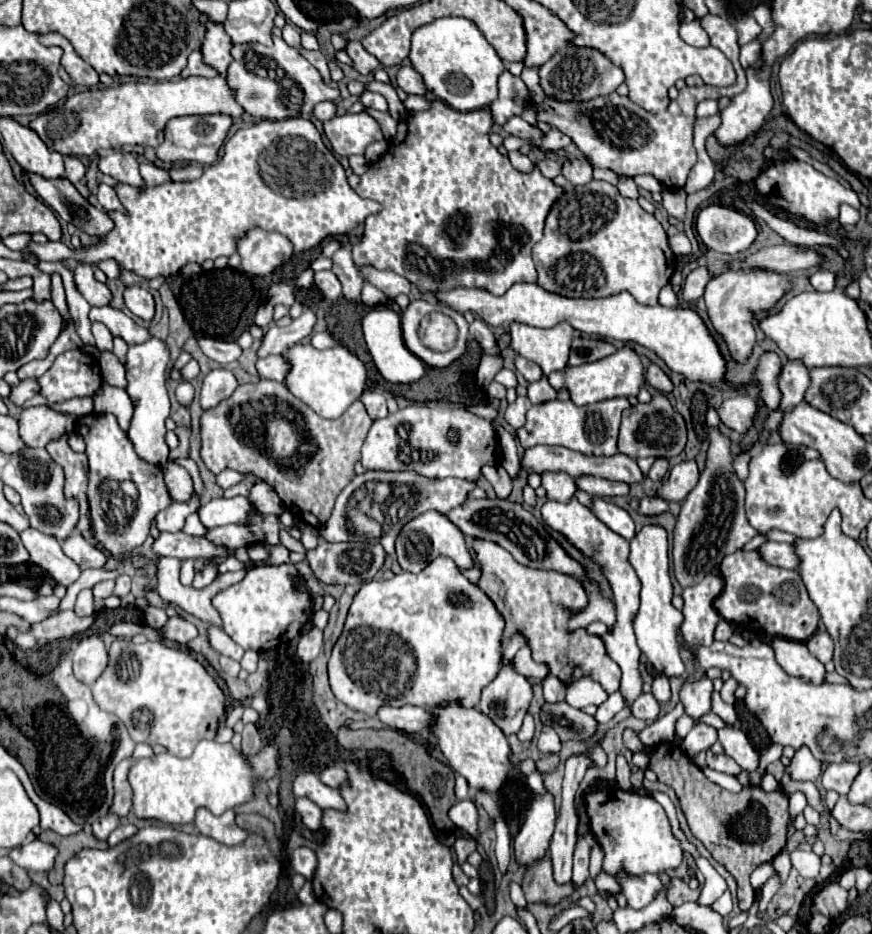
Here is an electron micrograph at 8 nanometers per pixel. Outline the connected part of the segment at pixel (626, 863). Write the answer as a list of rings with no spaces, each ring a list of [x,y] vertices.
[[[592,789],[584,795],[586,815],[590,821],[590,831],[604,851],[602,871],[618,877],[620,873],[630,873],[630,877],[642,877],[646,873],[666,873],[682,863],[682,847],[674,837],[670,821],[658,801],[648,795],[638,795],[634,791],[606,789],[608,797],[602,801],[602,789]]]

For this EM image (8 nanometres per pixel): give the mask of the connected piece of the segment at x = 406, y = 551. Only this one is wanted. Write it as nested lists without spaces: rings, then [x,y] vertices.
[[[428,511],[428,513],[422,513],[418,515],[414,521],[408,521],[400,535],[398,535],[398,541],[396,541],[396,559],[400,563],[400,567],[404,571],[410,571],[410,573],[418,573],[422,571],[432,559],[436,559],[438,555],[446,555],[450,557],[458,567],[472,567],[474,565],[474,559],[472,559],[472,553],[470,549],[466,547],[466,539],[464,535],[460,533],[460,529],[442,513],[434,513],[434,511]]]

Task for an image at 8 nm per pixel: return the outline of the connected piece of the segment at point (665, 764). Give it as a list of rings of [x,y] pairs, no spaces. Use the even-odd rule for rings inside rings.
[[[668,745],[654,747],[654,753],[650,757],[650,765],[648,767],[658,775],[658,781],[668,783],[676,791],[676,795],[680,799],[680,805],[682,805],[682,811],[686,815],[686,821],[690,825],[692,835],[698,841],[702,841],[704,847],[710,851],[710,855],[732,873],[732,877],[738,883],[736,903],[738,903],[738,907],[742,911],[748,911],[752,901],[754,901],[754,891],[752,891],[750,881],[748,881],[750,873],[760,863],[772,861],[784,849],[784,843],[786,843],[786,827],[788,827],[788,819],[790,819],[786,791],[784,789],[776,789],[772,793],[766,793],[766,791],[762,791],[756,785],[746,785],[746,787],[742,787],[740,793],[730,793],[726,789],[722,793],[722,787],[718,787],[716,783],[706,779],[704,773],[700,771],[700,767],[696,763],[692,763],[692,759],[686,757],[686,753],[680,747],[668,747]],[[756,799],[760,799],[760,805],[764,805],[766,813],[780,815],[780,827],[770,829],[772,833],[768,835],[766,841],[760,841],[760,843],[742,843],[734,835],[732,825],[738,819],[738,815],[750,805],[750,801],[756,801]]]

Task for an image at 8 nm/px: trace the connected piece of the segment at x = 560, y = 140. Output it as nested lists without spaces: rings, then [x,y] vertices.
[[[550,129],[544,137],[542,137],[542,145],[546,149],[564,149],[566,145],[570,145],[570,137],[566,137],[562,131],[558,129]]]

